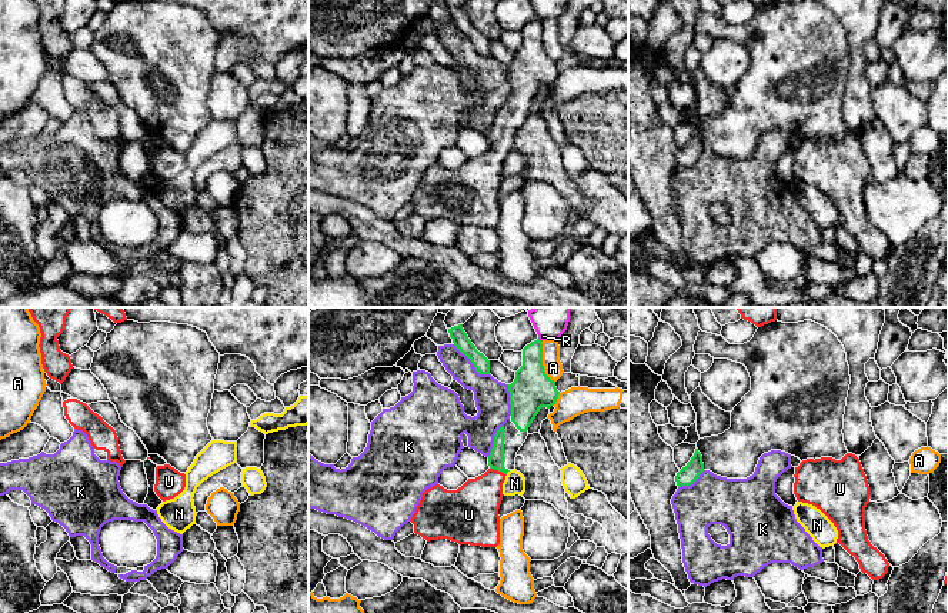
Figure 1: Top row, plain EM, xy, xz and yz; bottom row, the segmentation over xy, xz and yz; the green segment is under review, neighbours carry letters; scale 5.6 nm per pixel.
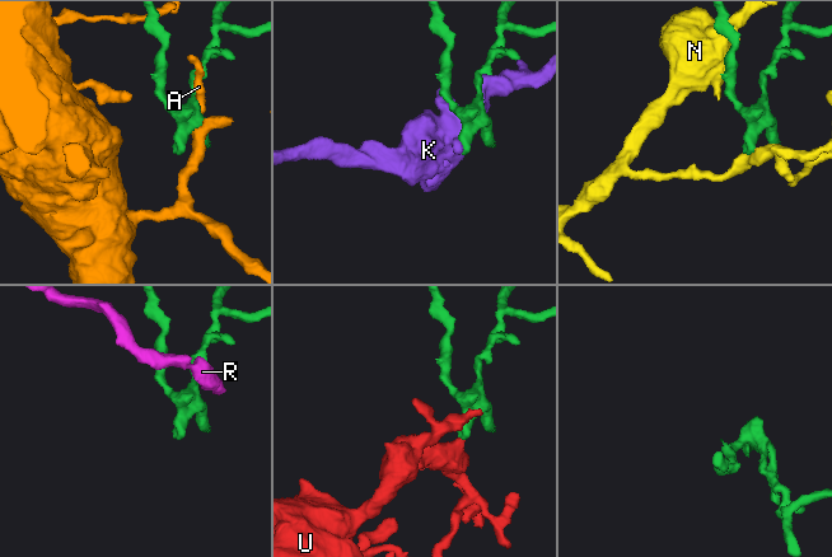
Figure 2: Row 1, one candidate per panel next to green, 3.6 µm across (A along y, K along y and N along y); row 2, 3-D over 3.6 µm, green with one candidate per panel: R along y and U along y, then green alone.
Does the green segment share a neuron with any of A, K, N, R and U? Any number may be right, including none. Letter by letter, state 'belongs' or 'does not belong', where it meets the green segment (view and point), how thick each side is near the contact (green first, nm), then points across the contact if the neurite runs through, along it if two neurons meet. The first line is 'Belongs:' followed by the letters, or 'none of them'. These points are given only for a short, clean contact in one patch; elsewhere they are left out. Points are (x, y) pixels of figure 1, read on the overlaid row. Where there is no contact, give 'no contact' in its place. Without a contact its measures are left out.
Belongs: U
A: does not belong; meets green in xz at (541, 362); 220 nm thick on the green side, 110 nm on the other
K: does not belong; meets green in xz at (471, 362); 90 nm thick on the green side, 190 nm on the other
N: does not belong; meets green in xz at (507, 472); 100 nm thick on the green side, 120 nm on the other; border along xz (510, 470), (506, 473)
R: does not belong; no contact
U: belongs; meets green in xz at (498, 470); 100 nm thick on the green side, 280 nm on the other; runs through xz (496, 460), (498, 470), (474, 506)

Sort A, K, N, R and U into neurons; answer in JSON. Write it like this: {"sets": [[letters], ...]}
{"sets": [["A"], ["K"], ["N"], ["R"], ["U"]]}

